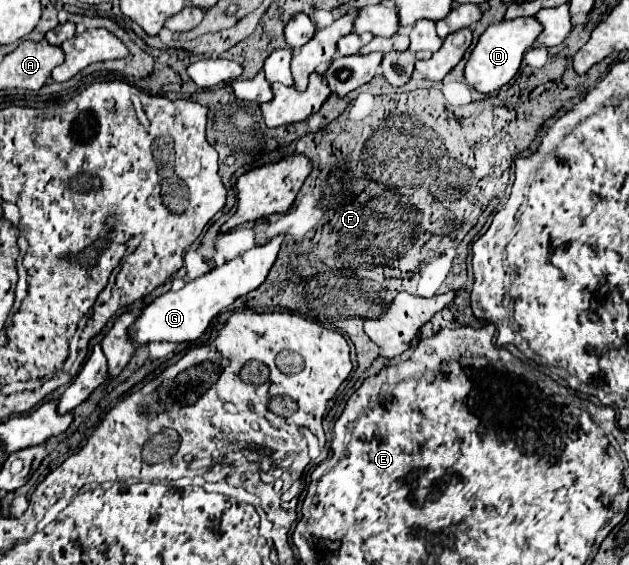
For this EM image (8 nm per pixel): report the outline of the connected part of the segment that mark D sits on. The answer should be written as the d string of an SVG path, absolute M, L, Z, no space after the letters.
M521 17L511 21L501 21L497 25L489 25L485 33L479 37L471 57L465 65L465 81L479 93L499 91L501 85L507 85L515 73L519 71L523 53L533 45L537 35L541 33L541 25L535 17Z

